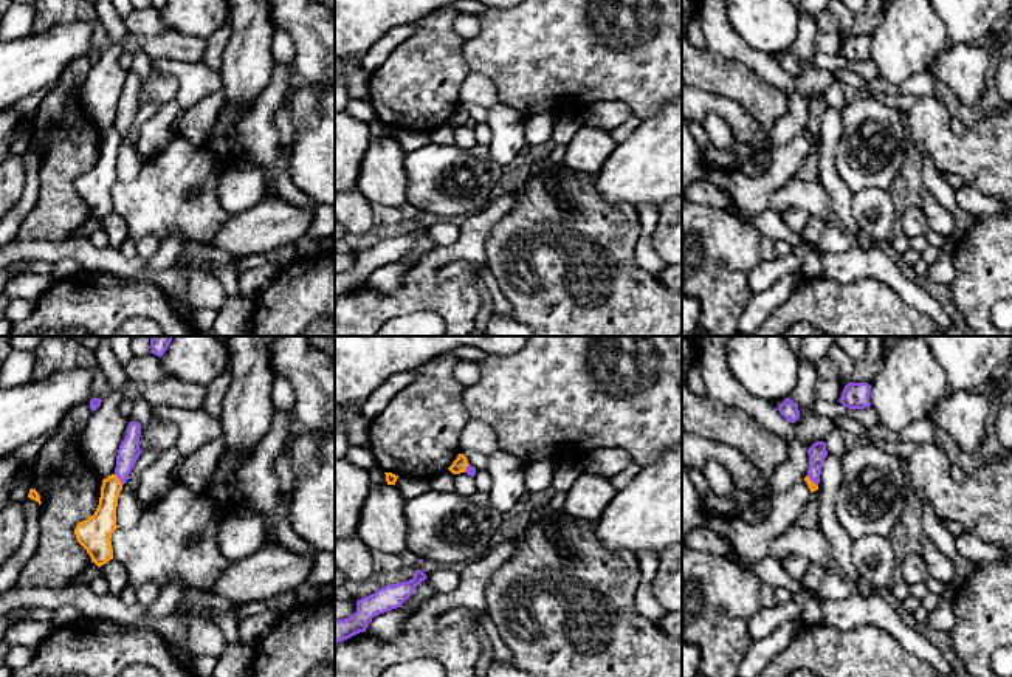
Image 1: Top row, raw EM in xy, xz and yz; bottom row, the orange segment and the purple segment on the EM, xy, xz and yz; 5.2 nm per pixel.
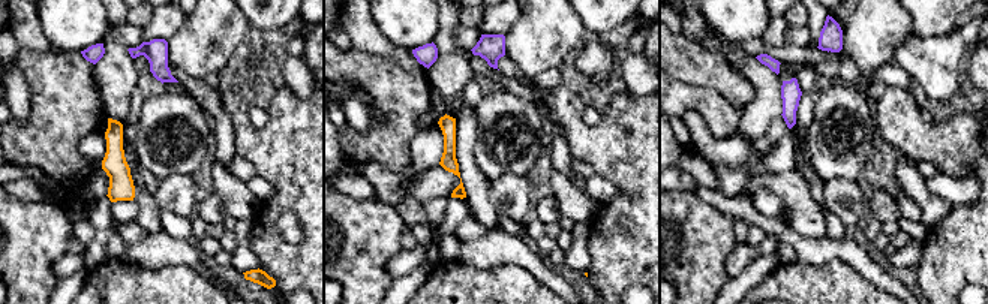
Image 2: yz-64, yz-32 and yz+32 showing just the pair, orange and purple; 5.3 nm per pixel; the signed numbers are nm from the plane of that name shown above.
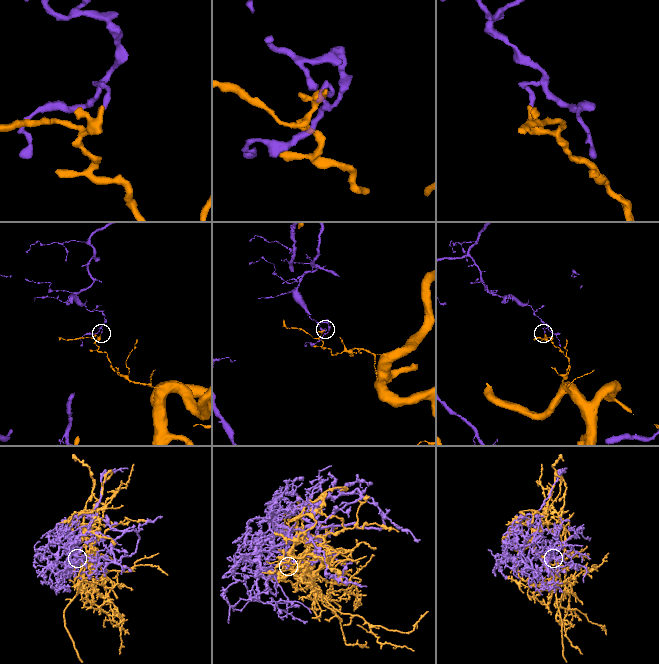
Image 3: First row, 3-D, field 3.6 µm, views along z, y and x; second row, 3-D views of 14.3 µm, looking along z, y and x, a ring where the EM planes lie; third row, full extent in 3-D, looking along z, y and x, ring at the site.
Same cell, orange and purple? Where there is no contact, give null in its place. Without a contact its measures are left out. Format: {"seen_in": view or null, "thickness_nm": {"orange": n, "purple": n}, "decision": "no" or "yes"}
{"seen_in": "xy", "thickness_nm": {"orange": 140, "purple": 120}, "decision": "no"}

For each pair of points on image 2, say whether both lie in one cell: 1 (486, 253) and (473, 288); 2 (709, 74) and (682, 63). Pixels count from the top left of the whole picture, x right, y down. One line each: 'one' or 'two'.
1: two
2: one

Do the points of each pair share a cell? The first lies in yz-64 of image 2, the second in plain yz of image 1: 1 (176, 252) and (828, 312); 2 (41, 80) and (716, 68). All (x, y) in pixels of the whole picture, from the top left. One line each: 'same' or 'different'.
1: different
2: same

